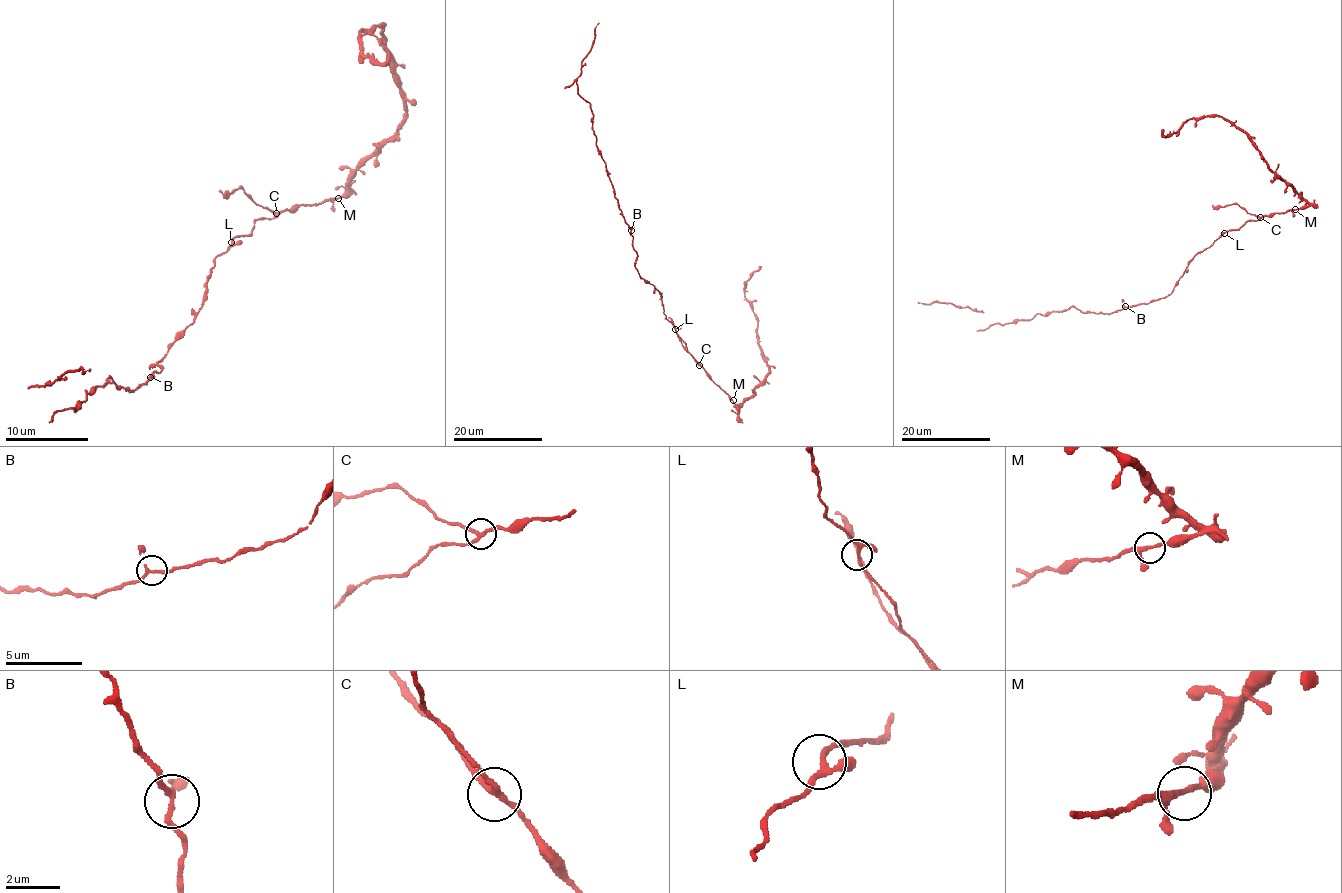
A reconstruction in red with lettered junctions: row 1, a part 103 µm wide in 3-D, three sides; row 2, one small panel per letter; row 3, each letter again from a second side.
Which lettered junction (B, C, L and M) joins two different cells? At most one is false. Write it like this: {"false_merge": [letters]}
{"false_merge": []}

